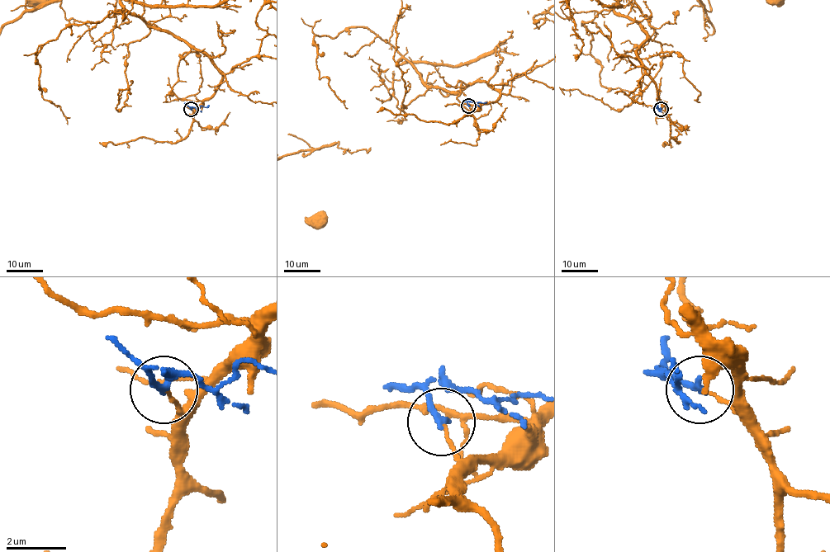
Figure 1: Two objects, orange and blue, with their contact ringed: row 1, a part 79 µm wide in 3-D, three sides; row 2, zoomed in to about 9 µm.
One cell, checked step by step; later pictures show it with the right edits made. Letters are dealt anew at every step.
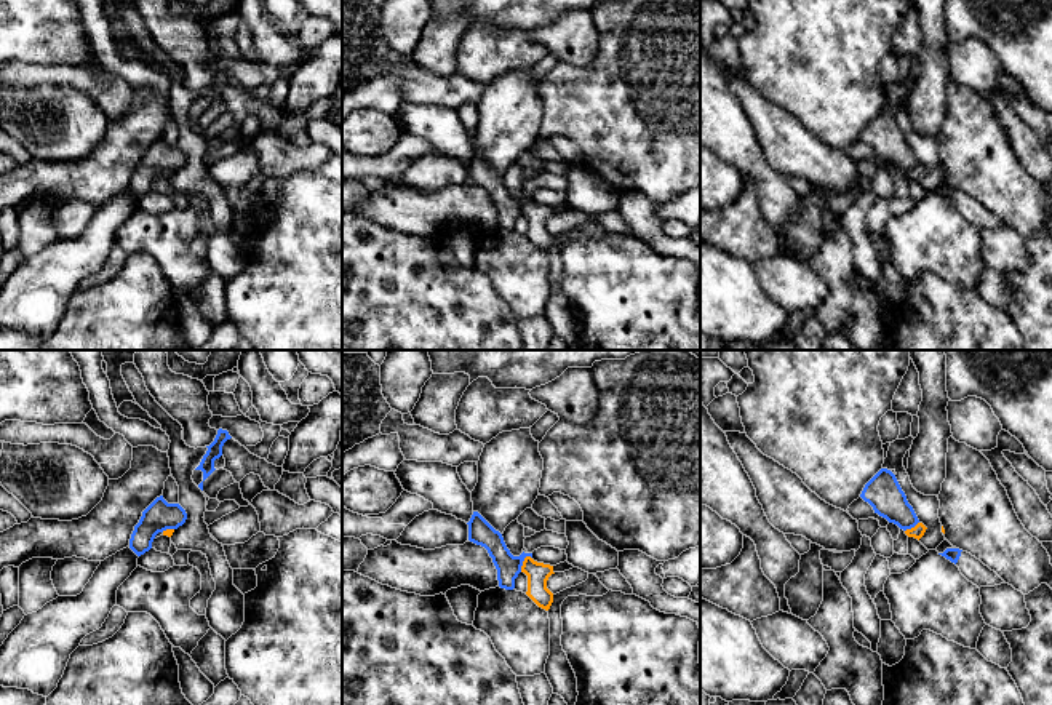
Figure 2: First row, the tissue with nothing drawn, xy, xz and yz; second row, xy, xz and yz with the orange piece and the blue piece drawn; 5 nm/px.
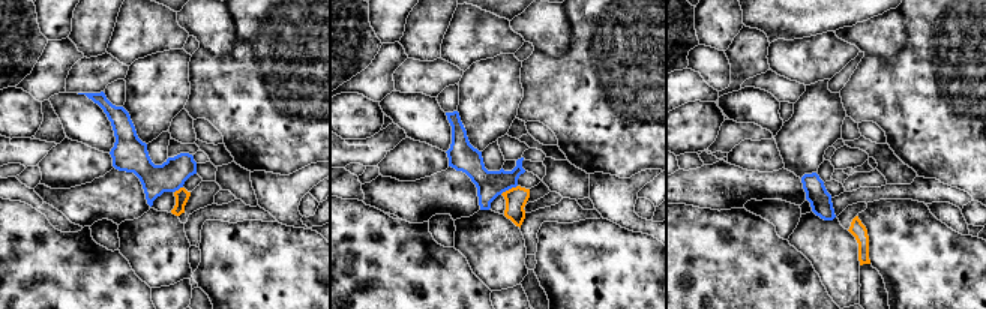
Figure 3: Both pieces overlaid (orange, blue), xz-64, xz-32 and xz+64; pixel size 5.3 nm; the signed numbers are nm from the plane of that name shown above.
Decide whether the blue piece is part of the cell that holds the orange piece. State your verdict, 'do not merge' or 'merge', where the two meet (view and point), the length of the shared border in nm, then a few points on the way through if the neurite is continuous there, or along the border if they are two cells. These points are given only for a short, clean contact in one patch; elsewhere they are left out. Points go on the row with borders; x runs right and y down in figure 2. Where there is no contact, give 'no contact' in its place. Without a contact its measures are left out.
do not merge; meets orange in xz at (523, 563); contact 100 nm long; border along xz (529, 555), (525, 558), (520, 571)

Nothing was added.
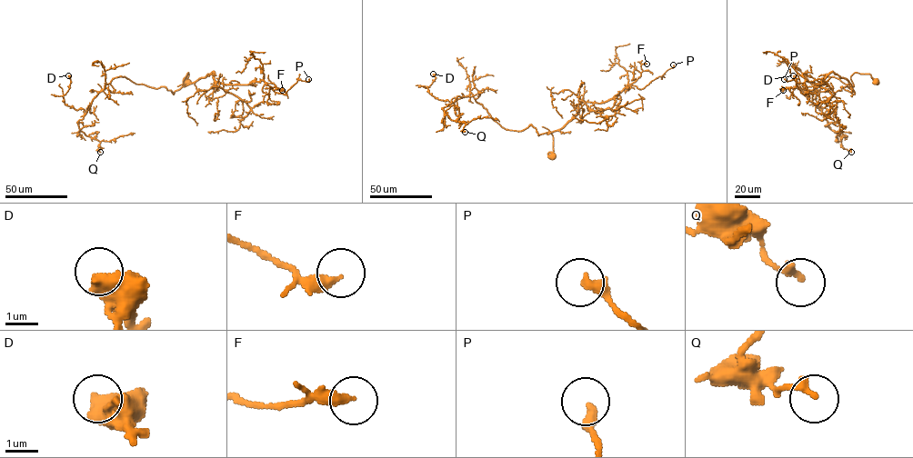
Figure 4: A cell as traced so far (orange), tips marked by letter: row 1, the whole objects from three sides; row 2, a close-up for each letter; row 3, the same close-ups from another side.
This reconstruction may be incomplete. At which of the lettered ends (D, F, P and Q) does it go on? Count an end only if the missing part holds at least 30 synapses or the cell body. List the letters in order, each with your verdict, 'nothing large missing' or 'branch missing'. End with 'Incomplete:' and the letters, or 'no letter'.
D: nothing large missing
F: nothing large missing
P: nothing large missing
Q: nothing large missing
Incomplete: no letter

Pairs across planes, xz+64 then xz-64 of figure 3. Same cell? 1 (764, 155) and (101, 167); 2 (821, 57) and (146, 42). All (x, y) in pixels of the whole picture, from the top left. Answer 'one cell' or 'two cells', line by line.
1: one cell
2: one cell

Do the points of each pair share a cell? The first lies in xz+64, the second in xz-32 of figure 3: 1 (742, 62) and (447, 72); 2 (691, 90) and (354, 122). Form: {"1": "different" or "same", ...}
{"1": "different", "2": "different"}

